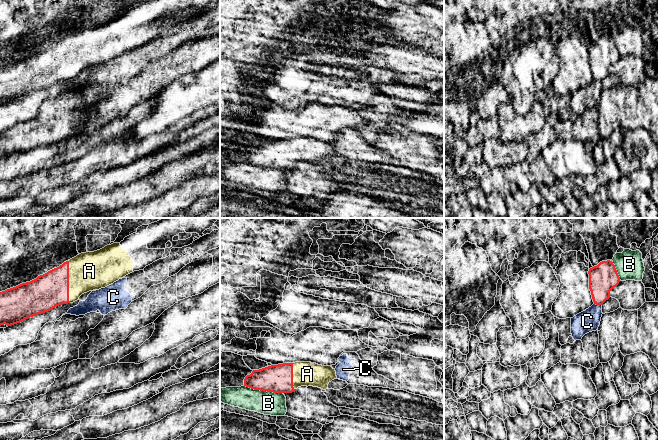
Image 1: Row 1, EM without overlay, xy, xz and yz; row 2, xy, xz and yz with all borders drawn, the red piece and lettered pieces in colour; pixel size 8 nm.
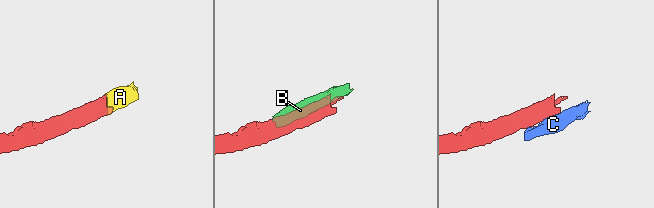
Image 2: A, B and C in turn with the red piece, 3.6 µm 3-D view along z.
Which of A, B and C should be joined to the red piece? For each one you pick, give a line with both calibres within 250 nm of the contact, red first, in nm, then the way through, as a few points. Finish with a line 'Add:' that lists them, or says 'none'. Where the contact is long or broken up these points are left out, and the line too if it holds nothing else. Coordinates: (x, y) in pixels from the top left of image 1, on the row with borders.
A: 280/320 nm | across xy (47, 291), (68, 281), (89, 271)
Add: A

